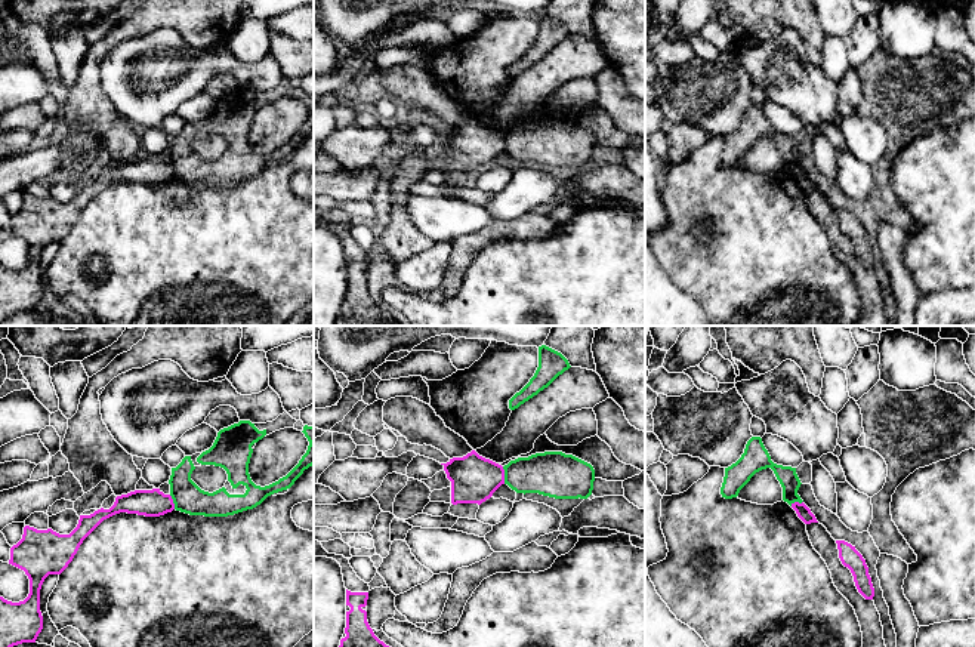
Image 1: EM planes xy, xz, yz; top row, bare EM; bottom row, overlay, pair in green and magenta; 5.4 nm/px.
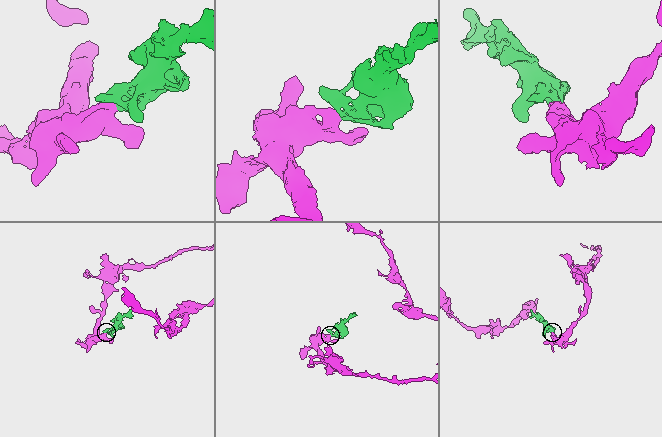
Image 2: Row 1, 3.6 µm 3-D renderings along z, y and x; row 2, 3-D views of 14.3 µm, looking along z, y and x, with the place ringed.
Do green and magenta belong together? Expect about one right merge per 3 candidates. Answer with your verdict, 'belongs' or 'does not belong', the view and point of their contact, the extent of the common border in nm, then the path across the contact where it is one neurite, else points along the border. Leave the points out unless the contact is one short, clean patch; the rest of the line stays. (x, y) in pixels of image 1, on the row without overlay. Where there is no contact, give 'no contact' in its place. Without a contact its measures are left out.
does not belong; contact xz (505, 144); length 100 nm; border xz (502, 135), (505, 151)

